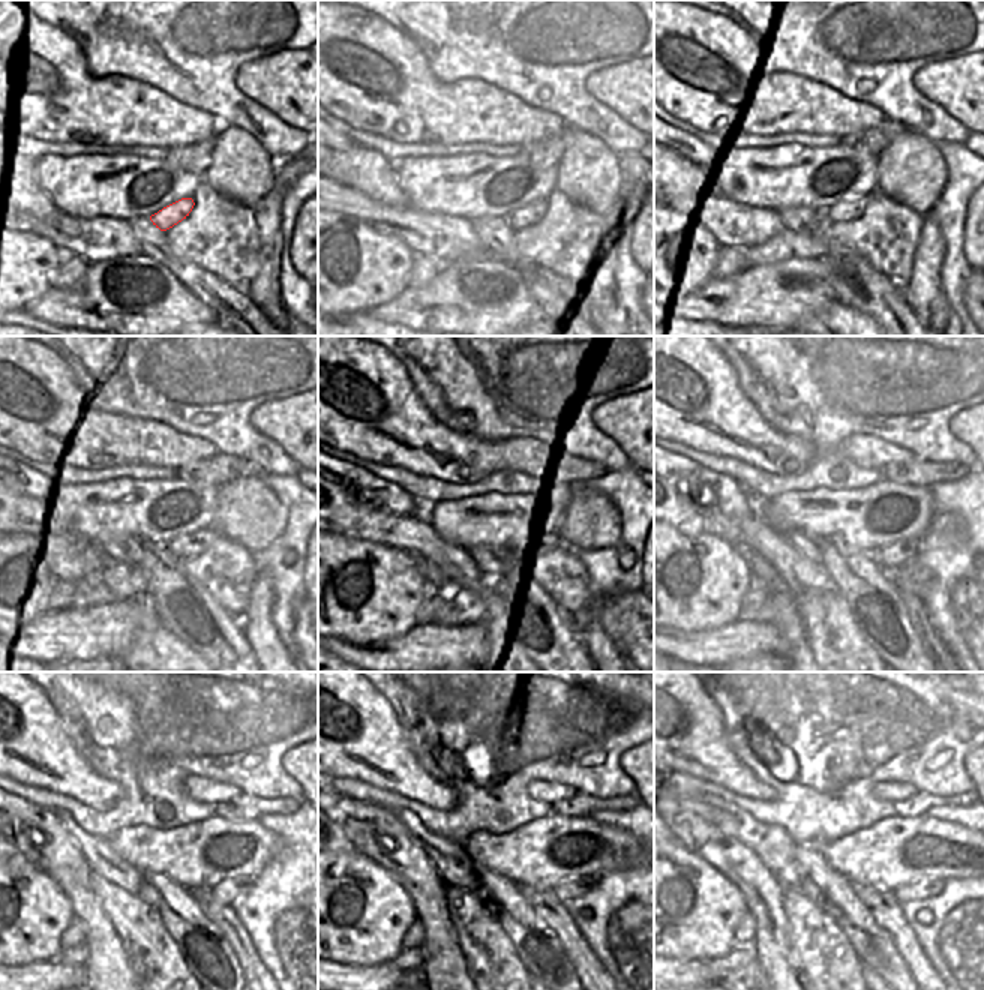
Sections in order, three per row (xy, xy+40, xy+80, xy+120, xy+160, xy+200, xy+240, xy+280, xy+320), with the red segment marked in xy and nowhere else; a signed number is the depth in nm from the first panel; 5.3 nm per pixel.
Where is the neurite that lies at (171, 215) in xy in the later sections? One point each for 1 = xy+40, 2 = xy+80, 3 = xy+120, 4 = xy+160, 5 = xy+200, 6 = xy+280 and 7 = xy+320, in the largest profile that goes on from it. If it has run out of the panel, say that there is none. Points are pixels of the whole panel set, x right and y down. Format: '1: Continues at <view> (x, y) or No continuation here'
1: Continues at xy+40 (522, 216)
2: Continues at xy+80 (846, 210)
3: Continues at xy+120 (188, 545)
4: Continues at xy+160 (537, 549)
5: Continues at xy+200 (894, 555)
6: Continues at xy+280 (566, 891)
7: Continues at xy+320 (921, 888).

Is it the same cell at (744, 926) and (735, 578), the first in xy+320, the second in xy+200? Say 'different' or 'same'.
different

